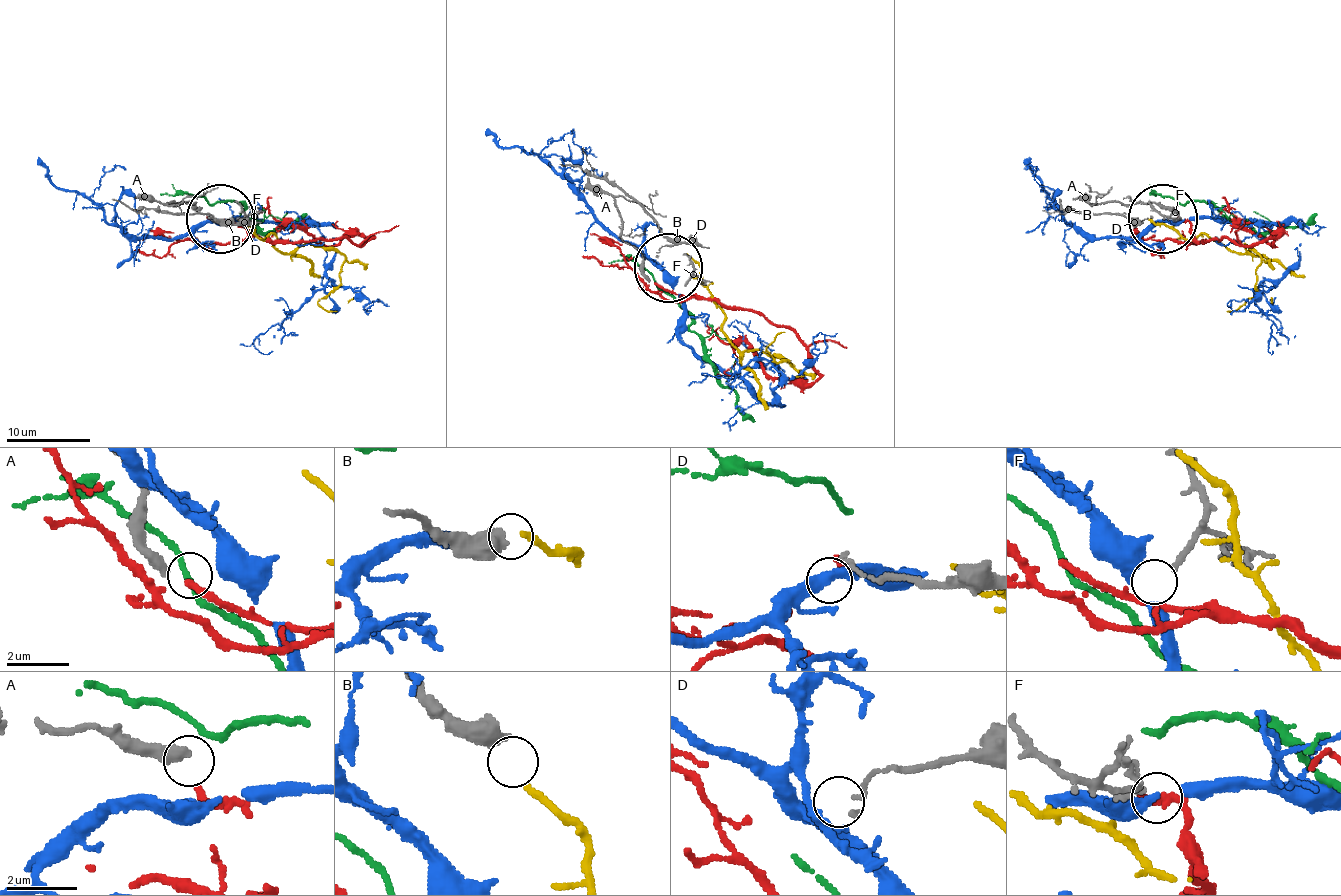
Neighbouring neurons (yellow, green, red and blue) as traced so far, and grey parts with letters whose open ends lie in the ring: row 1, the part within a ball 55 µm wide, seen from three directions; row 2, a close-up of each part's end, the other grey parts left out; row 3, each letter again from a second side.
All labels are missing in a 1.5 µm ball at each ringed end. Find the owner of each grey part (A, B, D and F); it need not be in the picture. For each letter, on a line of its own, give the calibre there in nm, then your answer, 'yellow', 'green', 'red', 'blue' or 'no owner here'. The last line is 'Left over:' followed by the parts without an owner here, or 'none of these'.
A: calibre 360 nm; red
B: calibre 500 nm; yellow
D: calibre 160 nm; no owner here
F: calibre 190 nm; blue
Left over: D

